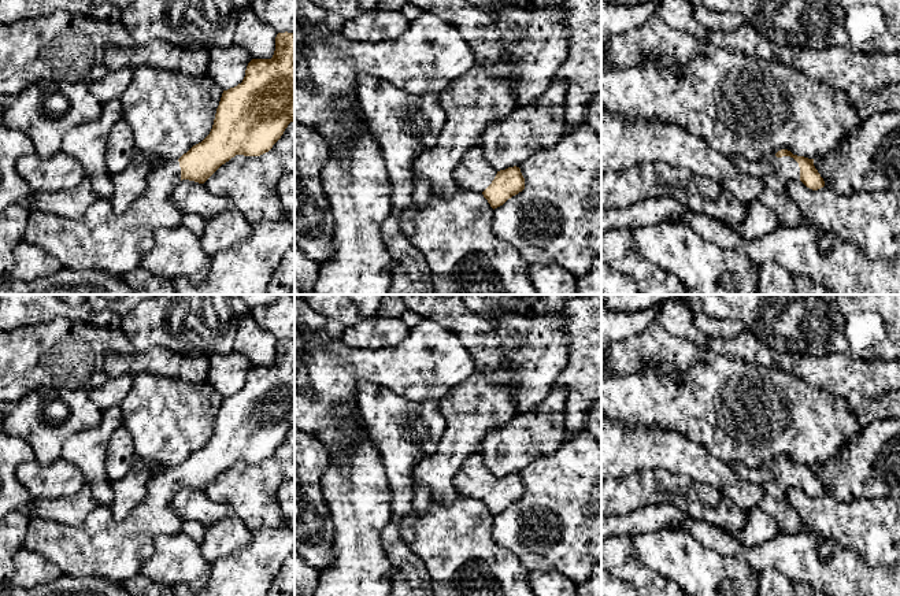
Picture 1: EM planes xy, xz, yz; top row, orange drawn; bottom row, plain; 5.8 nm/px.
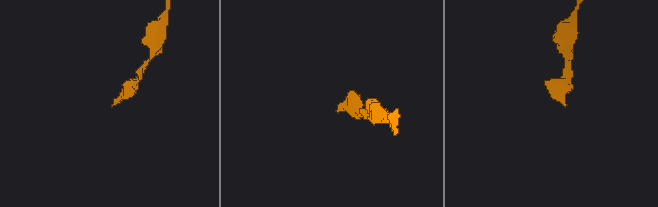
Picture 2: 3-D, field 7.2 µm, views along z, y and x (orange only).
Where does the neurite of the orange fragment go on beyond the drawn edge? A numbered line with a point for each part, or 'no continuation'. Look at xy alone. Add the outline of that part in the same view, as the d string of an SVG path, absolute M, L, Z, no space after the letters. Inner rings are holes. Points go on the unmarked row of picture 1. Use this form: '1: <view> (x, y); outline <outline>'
1: xy (104, 547); outline M178 466L164 467L152 474L144 500L123 519L115 519L110 506L96 507L77 527L34 517L23 548L41 554L64 575L123 582L140 574L158 537L182 533L184 519L171 506L179 488Z

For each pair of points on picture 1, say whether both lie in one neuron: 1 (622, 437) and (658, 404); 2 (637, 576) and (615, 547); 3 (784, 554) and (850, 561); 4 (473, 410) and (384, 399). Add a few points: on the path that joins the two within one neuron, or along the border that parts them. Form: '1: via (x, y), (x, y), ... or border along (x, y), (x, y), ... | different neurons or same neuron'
1: border along (615, 419), (630, 426), (656, 426), (665, 430) | different neurons
2: via (629, 567), (623, 567), (617, 555) | same neuron
3: via (800, 561), (811, 569), (833, 569) | same neuron
4: border along (437, 400), (444, 418), (444, 430), (439, 439) | different neurons

